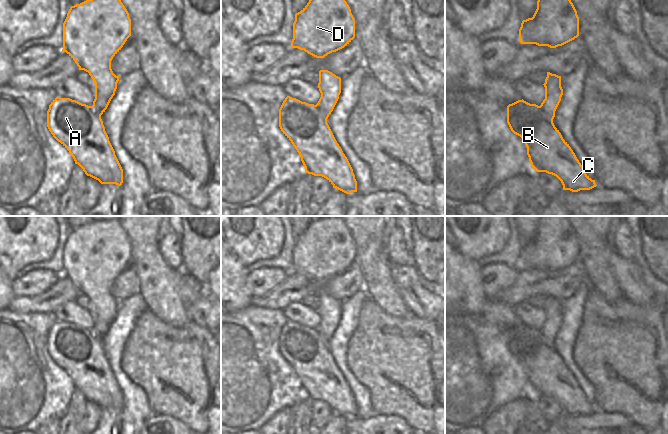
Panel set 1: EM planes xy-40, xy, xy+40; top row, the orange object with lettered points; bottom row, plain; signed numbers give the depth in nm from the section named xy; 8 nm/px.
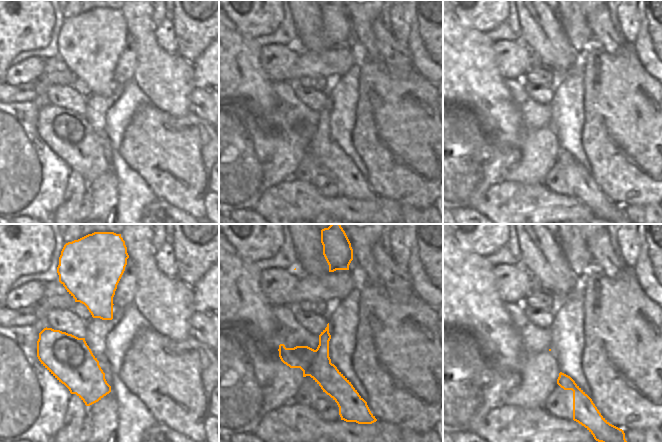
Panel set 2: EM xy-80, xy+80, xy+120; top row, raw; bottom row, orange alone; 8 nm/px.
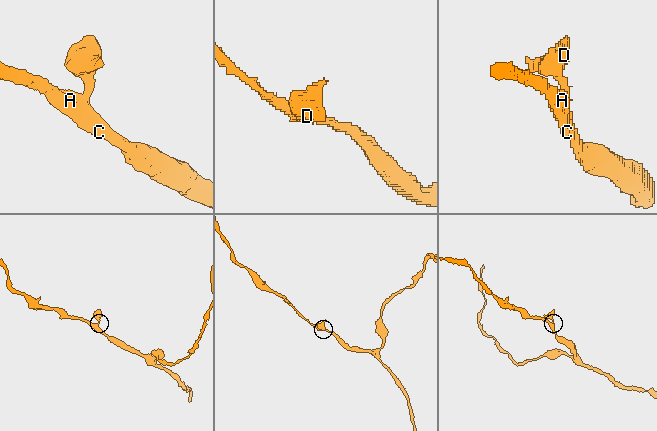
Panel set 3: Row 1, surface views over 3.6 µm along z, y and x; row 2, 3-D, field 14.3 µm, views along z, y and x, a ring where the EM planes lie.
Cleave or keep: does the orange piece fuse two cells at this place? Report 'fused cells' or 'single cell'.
single cell

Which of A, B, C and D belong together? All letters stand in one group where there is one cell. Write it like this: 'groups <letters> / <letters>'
groups A B C D

